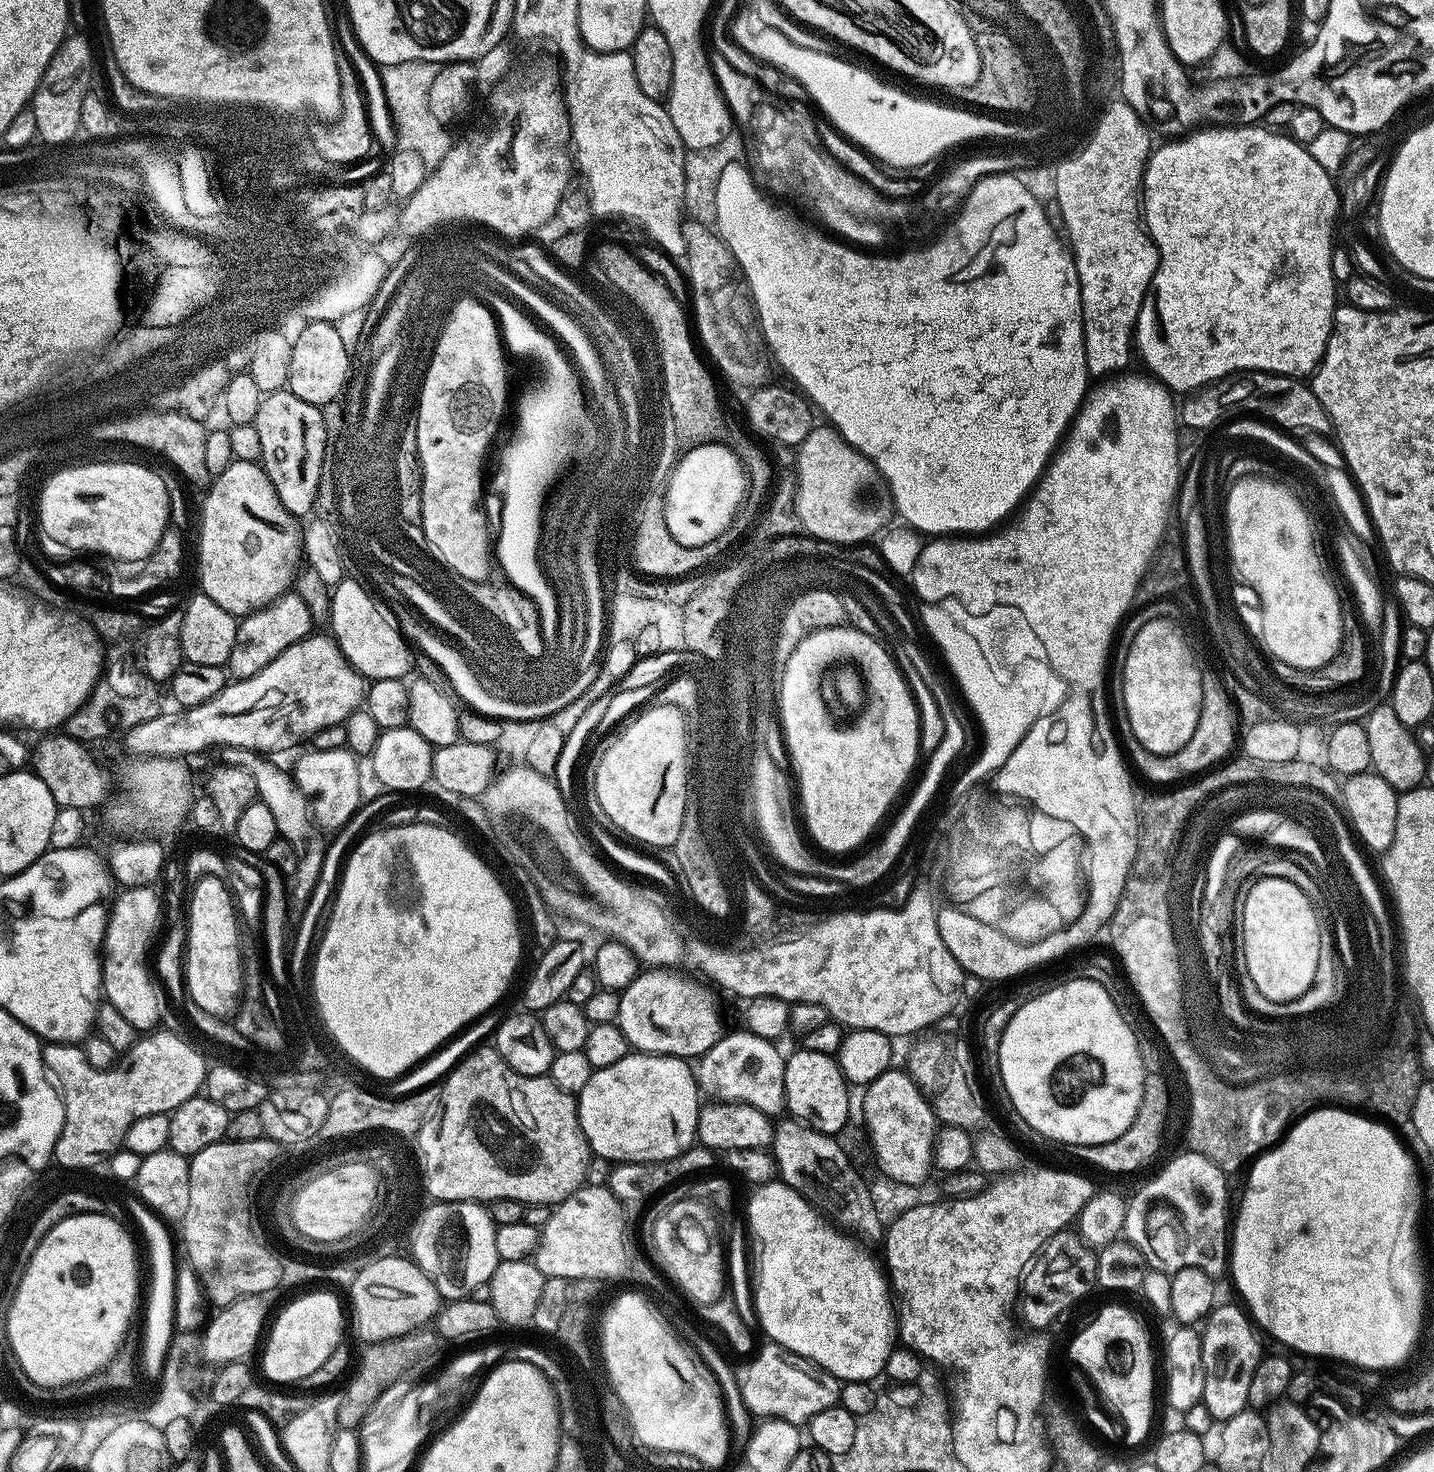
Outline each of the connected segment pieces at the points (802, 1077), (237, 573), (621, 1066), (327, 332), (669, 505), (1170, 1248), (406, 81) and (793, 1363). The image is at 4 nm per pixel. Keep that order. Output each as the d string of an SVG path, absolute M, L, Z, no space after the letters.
M801 1047L796 1053L785 1059L785 1098L783 1103L792 1112L791 1115L809 1128L818 1130L827 1136L837 1137L844 1128L849 1127L848 1111L852 1100L848 1097L850 1085L842 1074L839 1063L826 1054Z
M233 459L220 476L211 481L204 500L204 513L200 516L200 588L222 610L243 618L272 604L293 587L302 568L304 534L302 524L282 506L270 478L257 462Z
M633 1051L626 1058L622 1058L622 1062L614 1062L614 1066L595 1069L590 1078L590 1082L586 1082L586 1086L578 1094L580 1125L584 1131L584 1137L588 1140L589 1149L599 1159L629 1164L630 1162L658 1162L659 1160L669 1160L678 1154L682 1154L687 1148L693 1147L698 1140L696 1126L702 1107L702 1091L697 1083L697 1073L694 1071L693 1065L691 1064L690 1066L688 1064L691 1063L687 1059L678 1056L653 1056L650 1052Z
M316 320L312 323L307 323L295 334L297 334L297 336L294 336L292 340L292 353L290 354L290 362L288 363L287 391L293 392L302 402L310 402L317 406L329 405L333 401L341 399L338 394L338 389L342 386L346 386L350 381L350 375L348 375L349 345L348 348L344 345L343 338L336 333L335 326L328 320Z
M727 443L698 444L679 457L671 474L665 508L662 515L666 518L666 526L670 534L674 534L674 542L682 542L682 546L706 546L706 542L714 542L729 528L744 503L750 487L750 477L743 460L735 451L728 449Z
M1191 1150L1176 1156L1153 1180L1148 1180L1127 1201L1123 1239L1142 1254L1145 1265L1154 1272L1169 1274L1183 1268L1197 1268L1208 1276L1225 1275L1230 1264L1230 1208L1228 1212L1226 1173L1210 1158Z
M415 60L386 64L379 69L380 84L384 87L384 100L388 103L388 112L392 115L392 124L396 127L396 144L406 150L414 150L429 165L435 166L447 154L454 140L444 140L440 124L428 116L428 84L432 84L432 66L434 62Z
M768 1342L765 1345L738 1372L742 1402L753 1417L804 1426L814 1418L814 1414L822 1414L822 1410L837 1407L841 1381L814 1362L786 1350L780 1344Z

